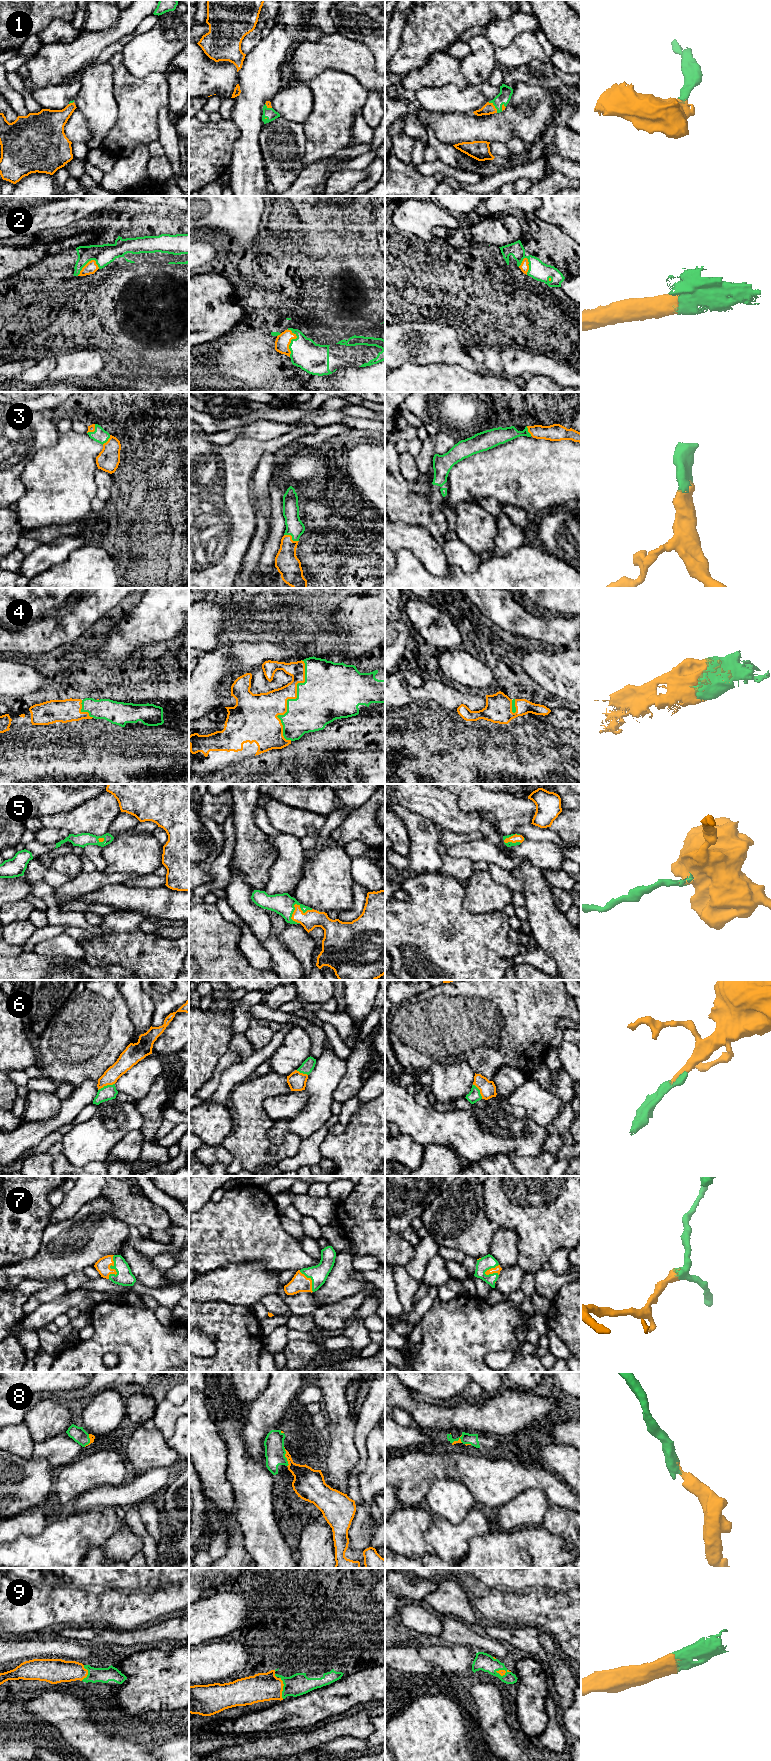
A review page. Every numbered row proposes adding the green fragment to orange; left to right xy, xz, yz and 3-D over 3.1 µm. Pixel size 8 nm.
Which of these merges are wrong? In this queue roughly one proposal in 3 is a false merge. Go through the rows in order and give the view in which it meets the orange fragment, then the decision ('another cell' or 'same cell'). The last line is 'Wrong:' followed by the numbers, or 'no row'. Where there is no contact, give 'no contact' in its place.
1: yz | same cell
2: xz | same cell
3: xz | same cell
4: xz | same cell
5: xz | same cell
6: xy | same cell
7: xy | same cell
8: xz | same cell
9: xz | same cell
Wrong: no row

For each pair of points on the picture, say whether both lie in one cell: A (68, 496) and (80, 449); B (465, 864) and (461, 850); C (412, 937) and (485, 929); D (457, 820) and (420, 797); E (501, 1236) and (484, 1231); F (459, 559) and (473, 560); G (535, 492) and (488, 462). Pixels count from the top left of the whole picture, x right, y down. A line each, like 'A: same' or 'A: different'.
A: same
B: different
C: same
D: same
E: different
F: same
G: same

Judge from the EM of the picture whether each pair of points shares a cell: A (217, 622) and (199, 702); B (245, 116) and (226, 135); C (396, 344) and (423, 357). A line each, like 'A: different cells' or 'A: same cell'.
A: different cells
B: different cells
C: same cell

